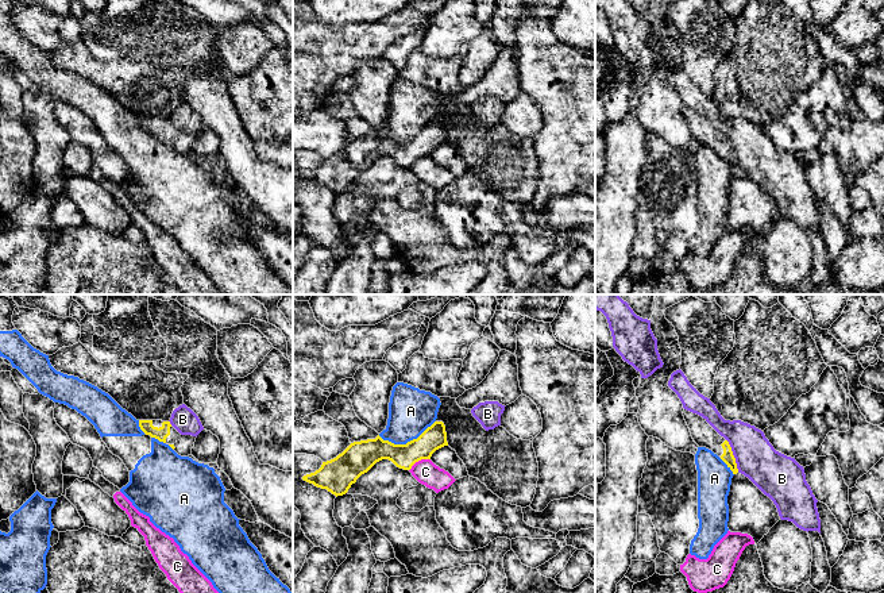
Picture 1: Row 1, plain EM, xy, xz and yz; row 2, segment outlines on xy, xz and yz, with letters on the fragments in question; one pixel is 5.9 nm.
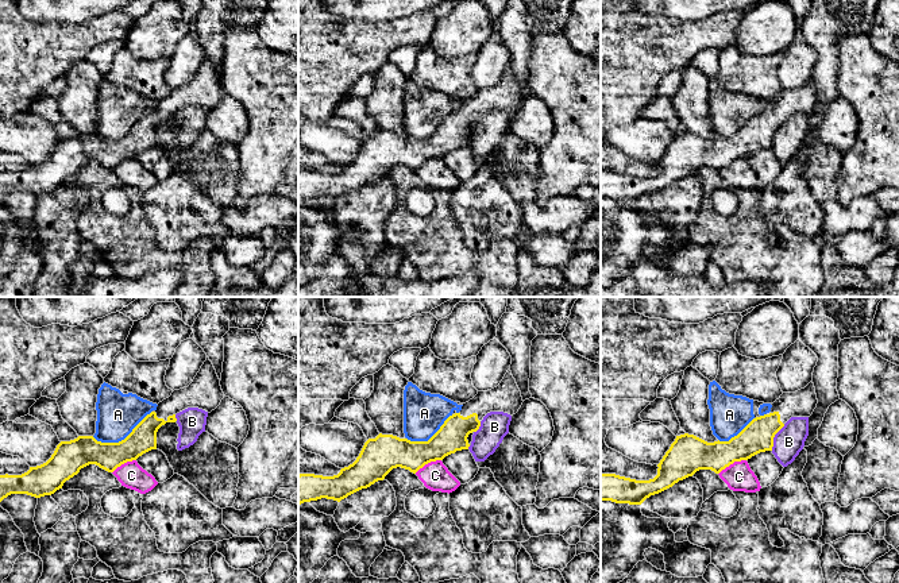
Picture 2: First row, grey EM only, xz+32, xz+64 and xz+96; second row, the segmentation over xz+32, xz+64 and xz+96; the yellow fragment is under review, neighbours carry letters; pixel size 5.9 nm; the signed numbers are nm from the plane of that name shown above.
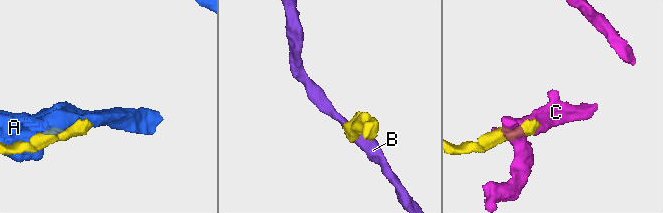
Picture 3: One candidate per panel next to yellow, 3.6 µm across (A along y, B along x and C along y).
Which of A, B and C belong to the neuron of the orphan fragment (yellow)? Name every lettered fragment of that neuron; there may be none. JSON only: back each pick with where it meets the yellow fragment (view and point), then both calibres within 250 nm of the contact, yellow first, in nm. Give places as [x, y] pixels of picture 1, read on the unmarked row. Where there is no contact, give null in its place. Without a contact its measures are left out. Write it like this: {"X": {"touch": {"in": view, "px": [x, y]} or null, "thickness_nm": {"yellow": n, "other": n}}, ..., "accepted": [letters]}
{"accepted": []}

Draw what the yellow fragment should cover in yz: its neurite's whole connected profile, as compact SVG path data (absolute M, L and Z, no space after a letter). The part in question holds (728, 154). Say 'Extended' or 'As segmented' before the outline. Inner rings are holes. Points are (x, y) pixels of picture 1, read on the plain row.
Extended. M687 107L683 108L683 113L694 139L699 145L711 147L727 162L733 172L737 172L738 166L729 139L721 134L702 113Z

